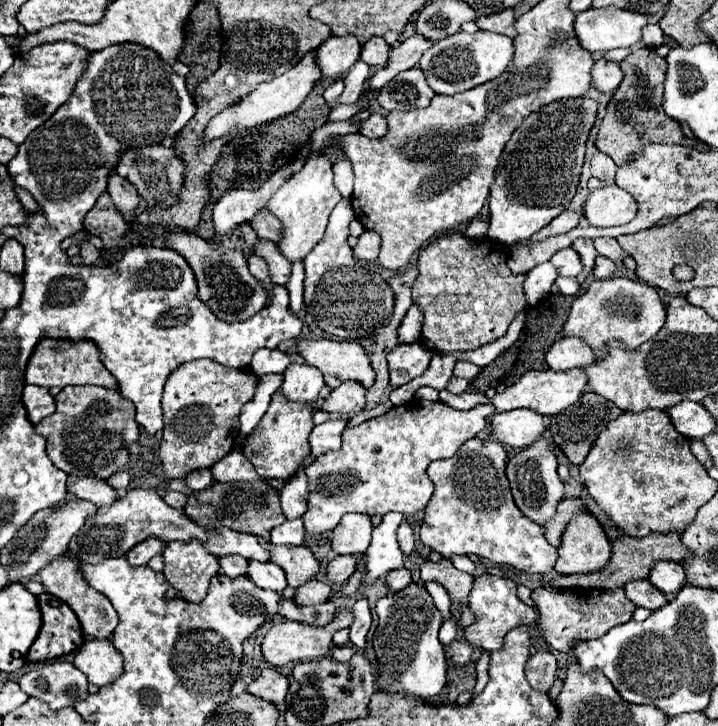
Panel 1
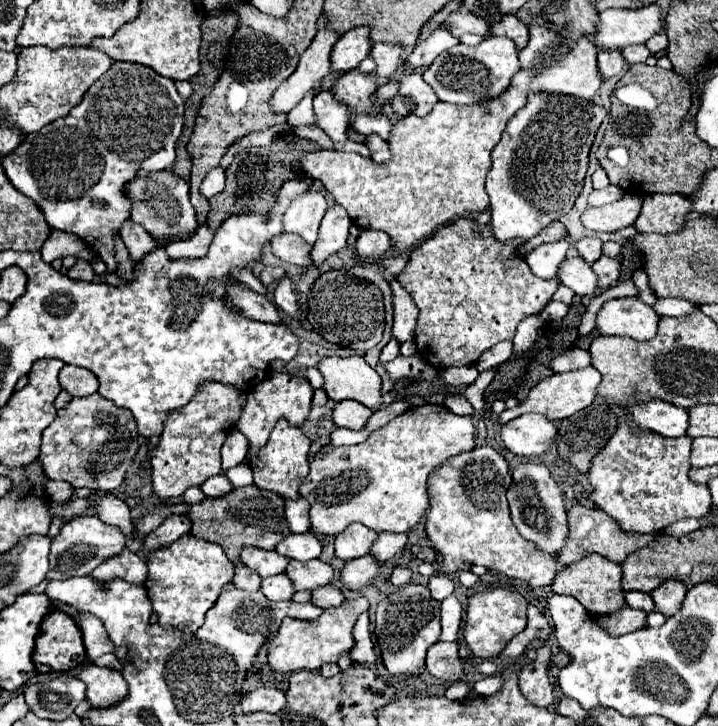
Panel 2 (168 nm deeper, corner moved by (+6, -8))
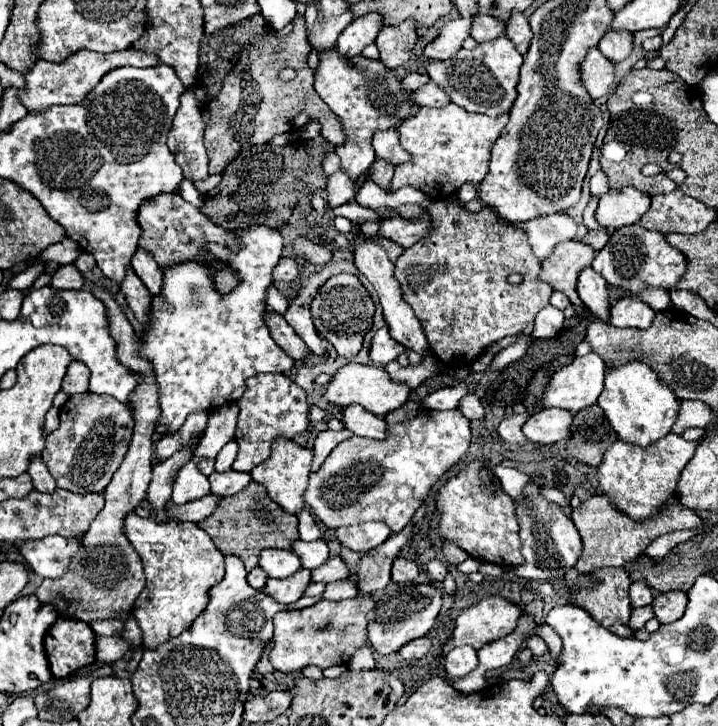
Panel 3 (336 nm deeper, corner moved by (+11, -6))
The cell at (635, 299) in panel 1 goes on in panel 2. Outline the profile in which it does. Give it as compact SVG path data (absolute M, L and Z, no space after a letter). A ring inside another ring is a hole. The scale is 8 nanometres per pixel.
M638 296L606 300L596 314L596 330L602 336L628 336L638 342L652 340L660 316Z

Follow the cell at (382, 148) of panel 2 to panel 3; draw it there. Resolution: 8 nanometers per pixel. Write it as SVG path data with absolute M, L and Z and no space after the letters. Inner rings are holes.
M375 162L373 168L375 168L373 180L375 180L383 190L389 190L389 188L391 188L391 178L393 178L393 166L389 166L387 162Z

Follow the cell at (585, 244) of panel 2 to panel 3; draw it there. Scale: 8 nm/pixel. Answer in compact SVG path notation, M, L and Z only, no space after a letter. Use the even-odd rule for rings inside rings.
M597 230L597 232L587 232L583 238L581 238L581 242L585 242L585 244L589 244L589 246L593 246L595 250L601 250L605 244L607 244L607 240L609 240L609 234L607 234L607 230Z

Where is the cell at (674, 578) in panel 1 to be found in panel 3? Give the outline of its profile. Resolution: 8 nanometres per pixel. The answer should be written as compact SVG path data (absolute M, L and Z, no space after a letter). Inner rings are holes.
M681 590L655 594L655 600L653 600L653 610L659 624L671 624L677 618L681 618L685 612L685 606L687 606L687 594Z

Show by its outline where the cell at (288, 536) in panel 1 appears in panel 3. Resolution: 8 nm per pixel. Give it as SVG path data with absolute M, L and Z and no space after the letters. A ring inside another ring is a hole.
M297 540L297 546L293 546L293 552L301 558L303 568L309 568L309 570L319 568L329 558L329 546L325 540L317 540L317 542Z

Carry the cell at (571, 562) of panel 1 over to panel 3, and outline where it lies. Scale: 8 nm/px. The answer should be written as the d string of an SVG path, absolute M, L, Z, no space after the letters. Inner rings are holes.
M605 568L605 570L595 570L591 572L593 578L597 578L599 586L593 586L591 590L569 590L569 588L561 588L559 594L567 594L571 602L575 602L577 606L585 608L603 628L607 628L613 634L619 634L621 638L631 638L635 632L627 626L629 622L629 614L631 614L631 604L629 604L629 574L623 568Z

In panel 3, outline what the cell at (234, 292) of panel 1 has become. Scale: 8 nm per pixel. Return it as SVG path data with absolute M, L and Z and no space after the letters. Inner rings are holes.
M269 312L265 314L267 326L275 338L275 342L295 360L295 362L303 362L311 352L307 350L305 342L297 336L297 332L285 322L285 318L277 312Z

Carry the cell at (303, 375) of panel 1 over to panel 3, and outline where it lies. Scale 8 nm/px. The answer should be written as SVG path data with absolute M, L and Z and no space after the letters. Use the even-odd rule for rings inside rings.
M255 374L247 378L247 390L237 400L237 406L239 420L235 442L239 444L239 454L233 462L233 470L237 472L251 472L257 464L269 458L275 438L293 440L297 434L305 432L309 424L307 394L285 374Z

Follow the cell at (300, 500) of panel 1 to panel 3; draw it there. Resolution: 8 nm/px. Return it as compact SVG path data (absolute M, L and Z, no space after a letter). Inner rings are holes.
M303 510L297 518L299 518L299 534L301 534L301 540L313 542L313 540L323 538L323 534L321 534L321 530L319 530L319 526L317 526L317 522L311 516L309 510Z

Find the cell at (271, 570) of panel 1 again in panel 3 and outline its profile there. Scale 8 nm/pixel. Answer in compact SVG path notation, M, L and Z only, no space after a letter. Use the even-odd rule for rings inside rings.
M301 568L297 574L289 576L285 580L269 578L269 582L265 584L263 590L265 590L265 594L269 594L271 598L275 598L281 604L293 604L303 596L309 582L311 582L311 572Z

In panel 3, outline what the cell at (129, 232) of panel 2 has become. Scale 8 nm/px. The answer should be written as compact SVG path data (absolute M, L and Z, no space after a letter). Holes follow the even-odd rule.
M137 250L131 266L135 270L135 274L141 278L141 282L147 286L147 290L157 296L161 294L161 286L163 286L163 272L159 270L157 262L153 262L153 258L149 258L149 254L145 254L145 250Z

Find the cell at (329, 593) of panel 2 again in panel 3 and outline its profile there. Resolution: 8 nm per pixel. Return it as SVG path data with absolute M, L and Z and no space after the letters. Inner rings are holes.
M339 580L339 582L327 584L323 598L327 598L327 600L343 600L343 598L353 598L357 594L359 594L359 590L357 590L355 582L351 582L351 580Z

